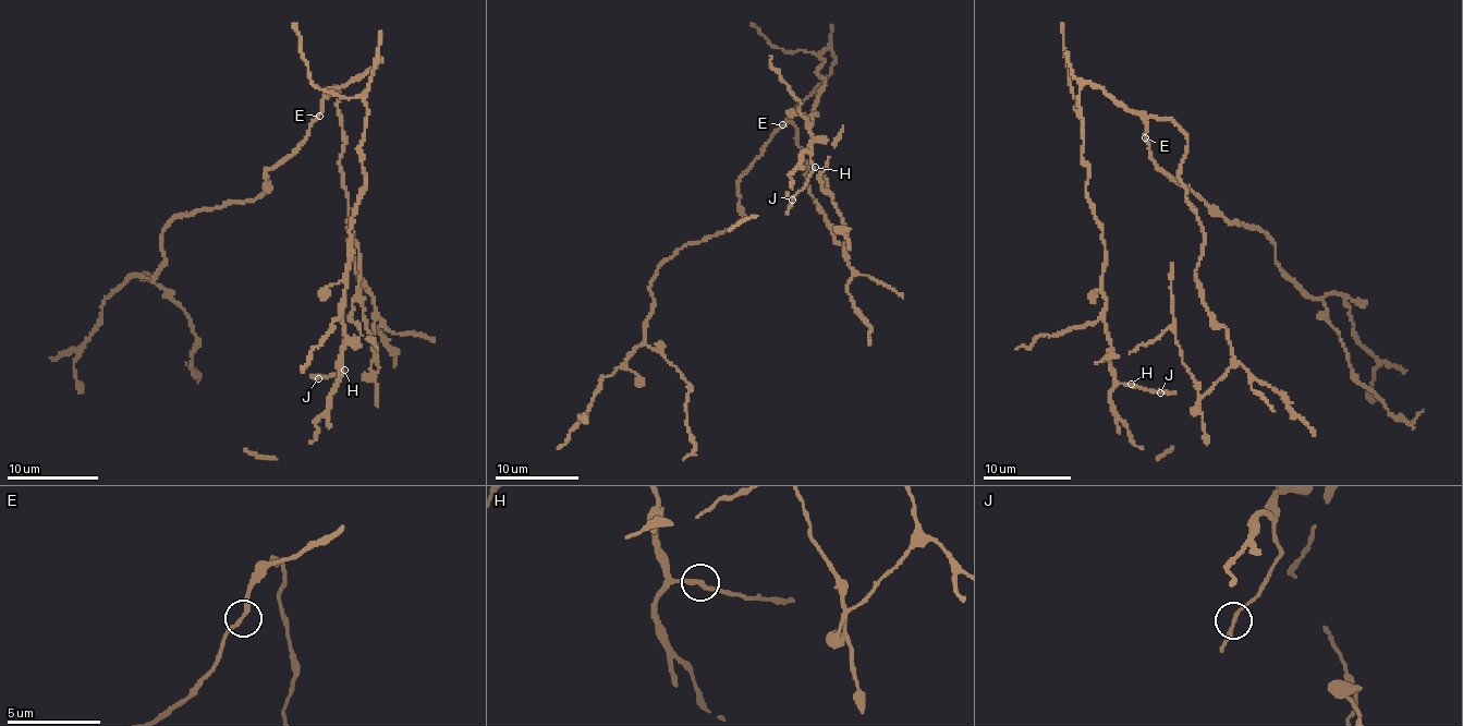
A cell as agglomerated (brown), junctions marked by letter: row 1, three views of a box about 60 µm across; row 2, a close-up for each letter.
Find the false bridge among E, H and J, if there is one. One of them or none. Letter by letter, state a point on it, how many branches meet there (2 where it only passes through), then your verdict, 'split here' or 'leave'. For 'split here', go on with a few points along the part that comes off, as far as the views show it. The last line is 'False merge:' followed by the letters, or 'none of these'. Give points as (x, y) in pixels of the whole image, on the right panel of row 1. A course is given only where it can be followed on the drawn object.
E: (1145, 137) | 2 | leave
H: (1131, 384) | 2 | leave
J: (1160, 392) | 2 | leave
False merge: none of these

